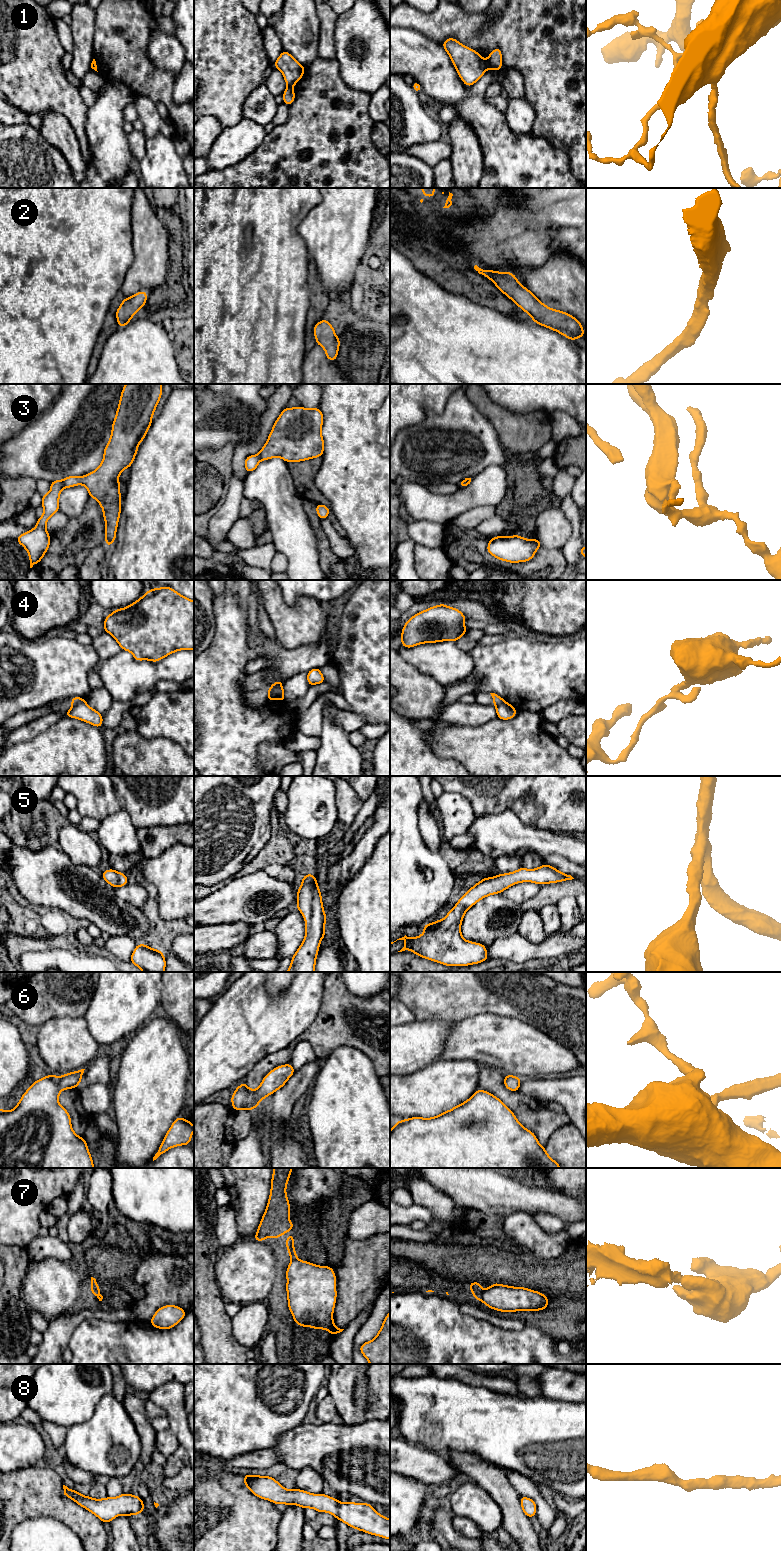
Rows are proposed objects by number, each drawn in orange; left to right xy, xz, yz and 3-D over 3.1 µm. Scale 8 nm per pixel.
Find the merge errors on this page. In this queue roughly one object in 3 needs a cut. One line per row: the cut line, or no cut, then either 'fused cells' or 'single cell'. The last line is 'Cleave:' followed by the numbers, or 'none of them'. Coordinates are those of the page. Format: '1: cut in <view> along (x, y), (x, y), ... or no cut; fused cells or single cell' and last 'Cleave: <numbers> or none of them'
1: cut in yz along (484, 62), (486, 68); fused cells
2: no cut; single cell
3: cut in xy along (61, 481), (64, 486); fused cells
4: cut in xz along (281, 685), (273, 688), (268, 693); fused cells
5: no cut; single cell
6: no cut; single cell
7: cut in yz along (482, 1292), (480, 1299); fused cells
8: no cut; single cell
Cleave: 1, 3, 4, 7

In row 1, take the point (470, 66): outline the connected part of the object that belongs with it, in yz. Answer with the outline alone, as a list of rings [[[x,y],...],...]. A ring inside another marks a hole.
[[[447,38],[441,45],[450,56],[459,77],[466,86],[472,86],[484,75],[485,62],[475,50],[464,46],[455,38]]]

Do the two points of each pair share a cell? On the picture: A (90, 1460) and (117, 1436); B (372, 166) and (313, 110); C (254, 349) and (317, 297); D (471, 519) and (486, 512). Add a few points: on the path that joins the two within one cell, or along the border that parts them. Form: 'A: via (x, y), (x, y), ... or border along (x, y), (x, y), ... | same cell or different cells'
A: via (98, 1451), (108, 1441), (108, 1434) | same cell
B: via (357, 151), (334, 127), (328, 124) | same cell
C: border along (312, 288), (305, 326) | different cells
D: via (475, 516), (482, 513) | same cell

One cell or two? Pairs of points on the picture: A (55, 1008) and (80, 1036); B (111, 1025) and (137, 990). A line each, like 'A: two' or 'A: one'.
A: two
B: one

